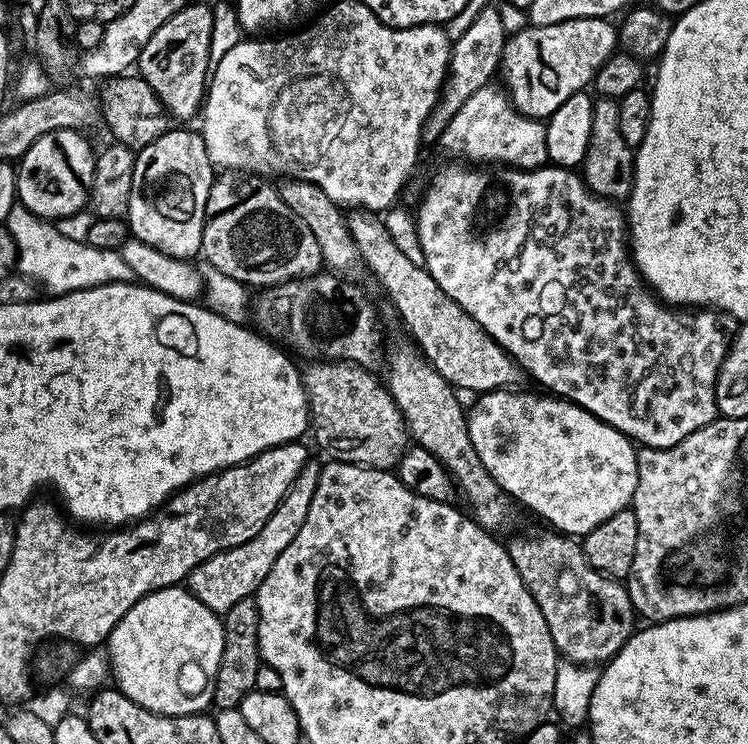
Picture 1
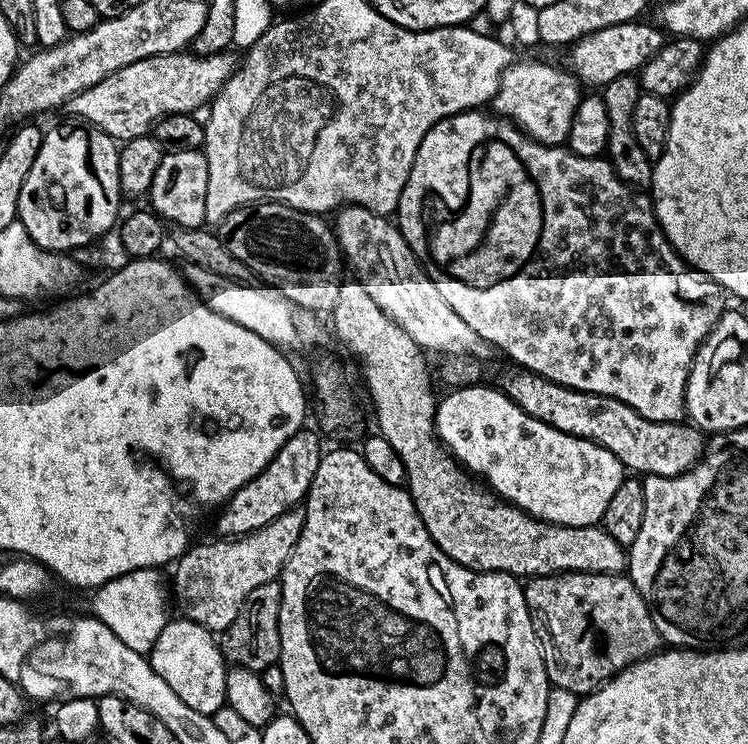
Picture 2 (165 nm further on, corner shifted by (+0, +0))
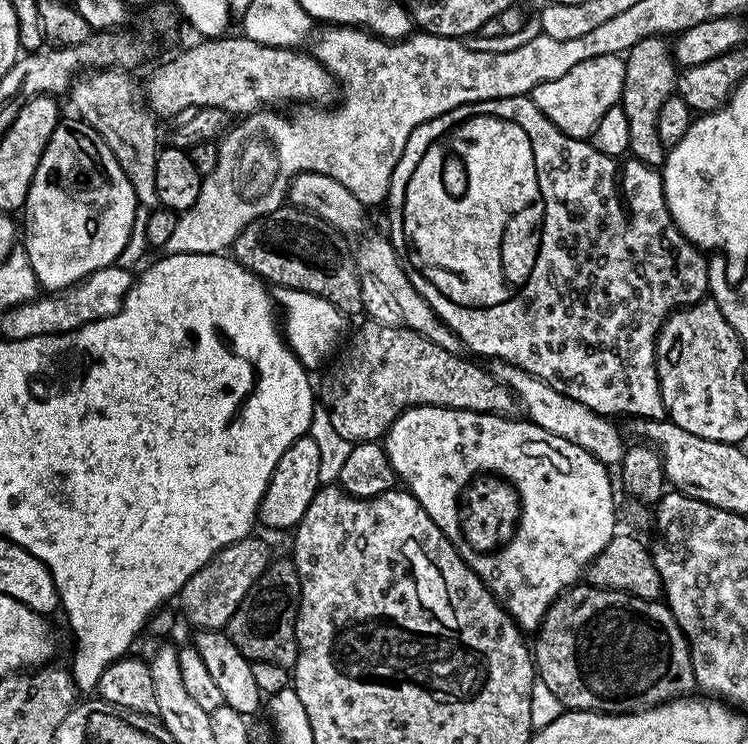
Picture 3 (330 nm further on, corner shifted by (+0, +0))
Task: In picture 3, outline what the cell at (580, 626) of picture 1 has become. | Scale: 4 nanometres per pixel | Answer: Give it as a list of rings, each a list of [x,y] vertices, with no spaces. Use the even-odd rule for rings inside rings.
[[[573,586],[567,592],[562,593],[560,597],[546,610],[544,620],[541,622],[534,639],[534,663],[538,673],[538,679],[546,683],[551,693],[558,698],[563,707],[568,710],[578,712],[638,712],[645,708],[652,708],[656,704],[664,704],[667,700],[683,698],[696,688],[696,679],[694,678],[694,666],[690,658],[688,649],[688,640],[682,634],[674,614],[668,608],[667,603],[660,600],[643,600],[637,596],[631,596],[625,592],[615,592],[609,588],[594,588],[591,586]]]

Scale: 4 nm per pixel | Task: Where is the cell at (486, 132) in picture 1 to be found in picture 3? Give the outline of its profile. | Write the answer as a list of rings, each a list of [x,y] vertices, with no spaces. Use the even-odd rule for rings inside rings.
[[[606,54],[598,58],[586,58],[586,62],[578,62],[574,70],[566,70],[562,78],[554,78],[554,82],[542,82],[534,86],[530,98],[558,130],[562,130],[575,140],[588,140],[594,126],[598,126],[598,118],[606,114],[606,110],[617,107],[622,94],[622,82],[626,82],[626,66],[624,56]]]

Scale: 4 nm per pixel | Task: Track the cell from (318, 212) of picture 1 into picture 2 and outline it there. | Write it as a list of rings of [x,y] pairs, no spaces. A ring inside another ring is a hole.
[[[345,279],[338,290],[338,302],[334,302],[330,313],[332,328],[336,336],[364,363],[364,384],[372,395],[376,407],[376,424],[379,435],[394,446],[402,458],[407,478],[406,491],[411,495],[416,513],[422,518],[435,544],[452,561],[475,572],[505,572],[517,578],[533,576],[556,576],[560,572],[585,572],[586,574],[623,573],[626,568],[626,550],[602,526],[566,526],[552,524],[549,520],[538,520],[523,512],[515,504],[501,500],[491,488],[471,478],[456,458],[440,442],[436,435],[436,405],[438,396],[432,393],[432,376],[428,373],[425,353],[390,319],[370,298],[359,279]]]

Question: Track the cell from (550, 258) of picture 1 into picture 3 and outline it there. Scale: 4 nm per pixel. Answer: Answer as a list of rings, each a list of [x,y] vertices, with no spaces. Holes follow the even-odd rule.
[[[511,96],[510,98],[502,98],[501,100],[480,100],[477,104],[463,104],[454,110],[450,110],[446,114],[442,114],[438,118],[434,118],[430,122],[426,122],[422,126],[418,126],[410,134],[410,138],[406,142],[406,150],[402,154],[402,158],[398,162],[398,166],[394,166],[394,174],[390,182],[390,190],[386,201],[386,209],[388,208],[388,229],[390,239],[394,250],[404,260],[408,254],[403,254],[404,248],[398,246],[400,238],[400,204],[402,204],[402,192],[404,192],[404,184],[410,176],[410,172],[414,170],[414,166],[420,160],[420,154],[428,148],[426,142],[436,142],[448,150],[454,150],[454,160],[456,160],[456,152],[460,154],[460,158],[468,158],[468,142],[452,142],[452,136],[446,136],[446,132],[450,130],[452,124],[456,124],[460,118],[472,114],[472,112],[494,112],[506,118],[514,118],[522,124],[522,128],[528,130],[528,134],[534,140],[534,150],[538,154],[538,174],[540,174],[540,184],[538,186],[538,198],[532,200],[532,206],[540,206],[540,226],[538,226],[538,216],[528,216],[530,212],[518,212],[514,216],[510,216],[510,222],[506,223],[503,228],[502,238],[504,242],[510,242],[506,248],[506,298],[492,302],[492,304],[468,304],[468,302],[458,302],[452,296],[448,296],[444,290],[440,290],[438,286],[434,286],[434,282],[430,282],[428,276],[420,276],[416,274],[414,266],[404,266],[406,274],[410,278],[410,282],[414,286],[414,290],[418,290],[418,294],[422,294],[424,301],[431,306],[436,317],[440,319],[441,324],[445,324],[450,331],[455,334],[461,345],[465,349],[469,348],[477,357],[493,356],[491,359],[496,362],[513,364],[516,368],[526,370],[530,374],[534,374],[538,378],[542,378],[542,382],[546,382],[550,386],[554,386],[554,390],[562,390],[562,394],[566,394],[570,398],[574,398],[574,402],[582,402],[582,406],[590,406],[590,410],[594,410],[598,414],[609,418],[617,418],[616,416],[632,416],[631,418],[639,418],[642,420],[663,420],[666,413],[664,403],[662,402],[662,394],[660,393],[660,383],[658,382],[658,374],[656,373],[656,339],[660,333],[660,327],[666,323],[669,316],[673,312],[689,305],[697,304],[699,300],[705,299],[709,295],[708,291],[708,261],[709,257],[705,255],[701,249],[695,244],[691,244],[686,237],[678,230],[678,226],[674,222],[674,218],[670,214],[670,210],[666,206],[666,194],[664,193],[664,178],[657,169],[646,166],[642,162],[631,158],[617,158],[602,154],[588,140],[575,140],[566,135],[562,130],[558,130],[558,126],[554,126],[554,122],[550,122],[550,118],[546,118],[546,114],[542,114],[542,110],[538,110],[538,106],[534,106],[534,102],[528,96]],[[538,234],[538,236],[536,236]],[[538,238],[536,244],[536,254],[532,260],[532,246]],[[514,240],[516,244],[514,244]],[[522,250],[522,256],[520,256]],[[480,355],[480,356],[479,356]]]

